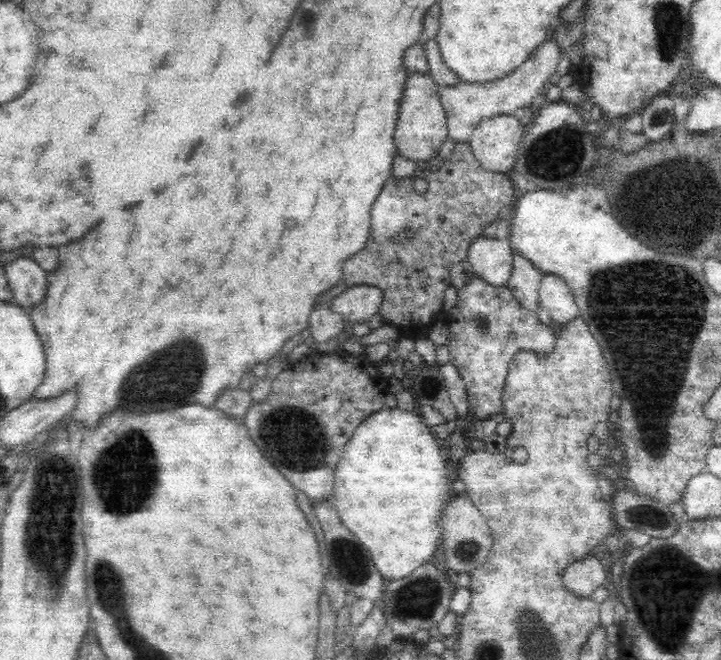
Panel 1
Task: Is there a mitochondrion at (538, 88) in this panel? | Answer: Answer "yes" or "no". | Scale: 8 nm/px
no

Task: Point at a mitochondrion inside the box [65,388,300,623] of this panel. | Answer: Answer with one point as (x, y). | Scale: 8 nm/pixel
(119, 492)

